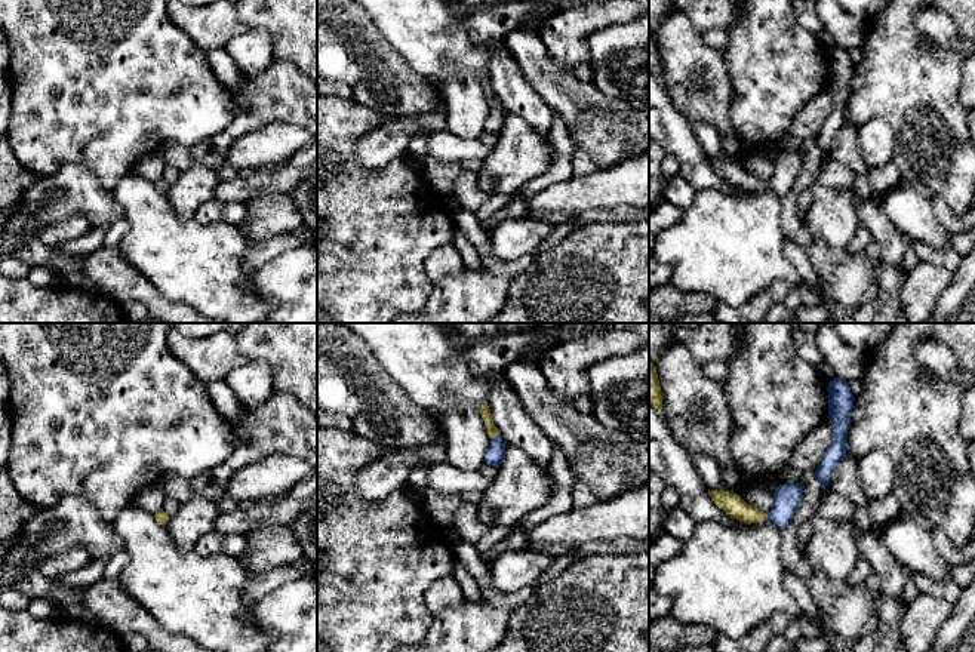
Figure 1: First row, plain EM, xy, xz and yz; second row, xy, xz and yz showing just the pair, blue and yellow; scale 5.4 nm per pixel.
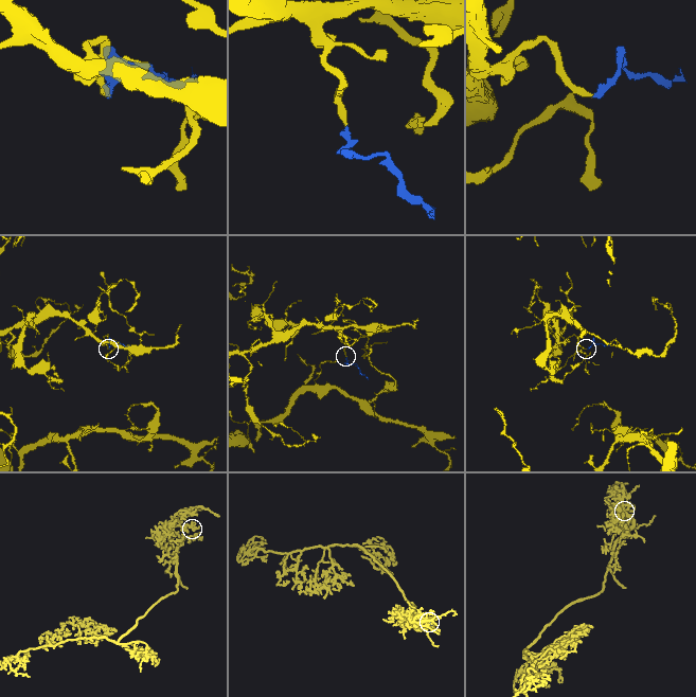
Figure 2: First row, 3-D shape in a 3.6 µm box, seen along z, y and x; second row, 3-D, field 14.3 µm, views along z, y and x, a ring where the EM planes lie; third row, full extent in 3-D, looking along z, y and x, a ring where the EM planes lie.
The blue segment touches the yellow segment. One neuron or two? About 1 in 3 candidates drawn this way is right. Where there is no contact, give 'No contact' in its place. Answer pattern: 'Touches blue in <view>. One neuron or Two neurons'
Touches blue in xz. One neuron

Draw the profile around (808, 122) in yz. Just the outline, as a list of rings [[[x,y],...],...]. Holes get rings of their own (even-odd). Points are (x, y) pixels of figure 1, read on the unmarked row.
[[[827,86],[794,116],[791,130],[782,136],[781,142],[771,145],[765,153],[775,159],[779,153],[796,153],[806,139],[816,138],[830,116],[833,101]]]

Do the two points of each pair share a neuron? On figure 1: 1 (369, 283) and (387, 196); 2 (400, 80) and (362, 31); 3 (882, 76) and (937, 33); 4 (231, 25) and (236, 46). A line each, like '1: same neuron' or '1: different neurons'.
1: same neuron
2: same neuron
3: different neurons
4: different neurons

